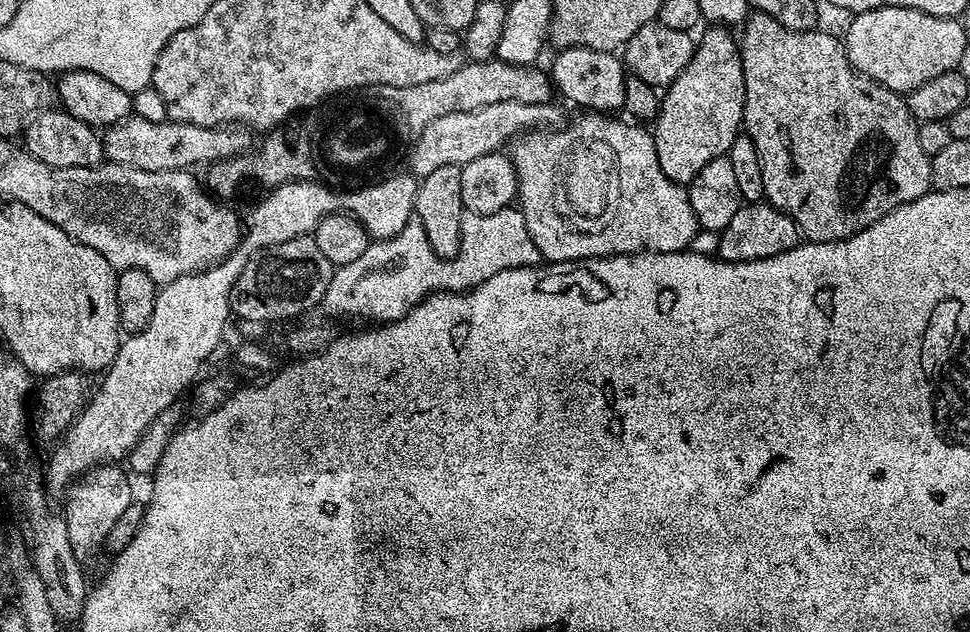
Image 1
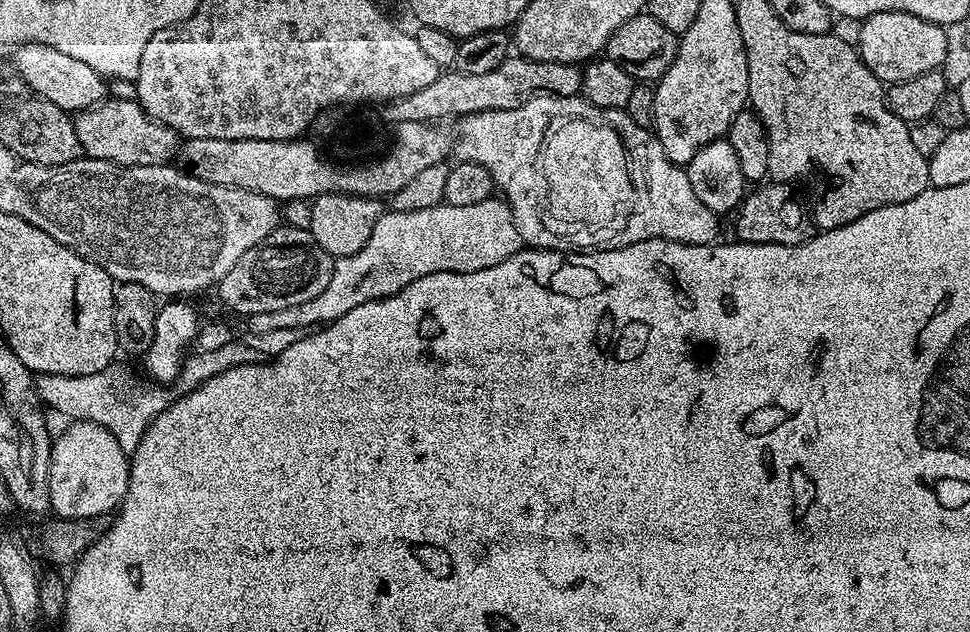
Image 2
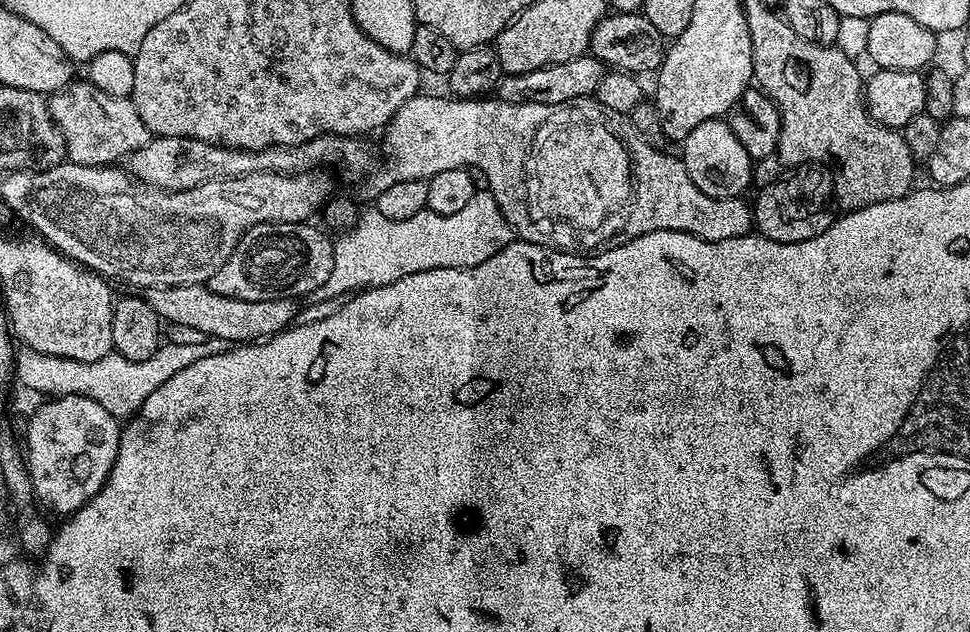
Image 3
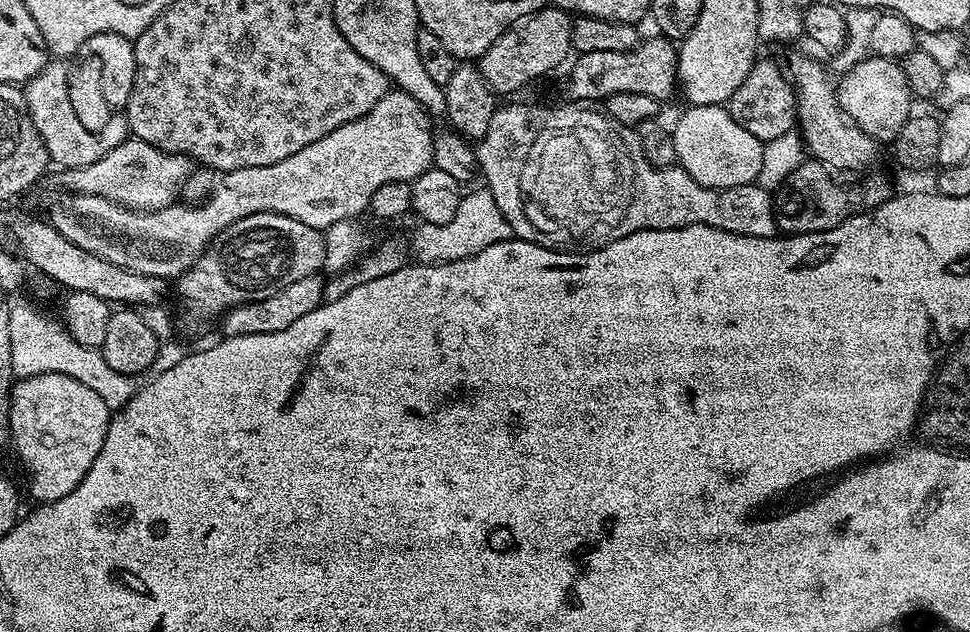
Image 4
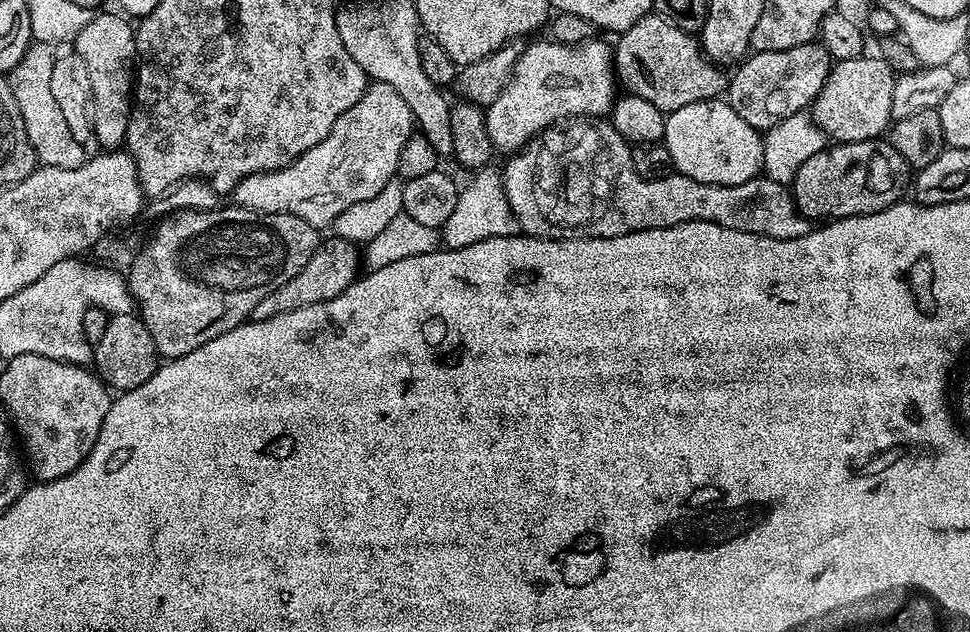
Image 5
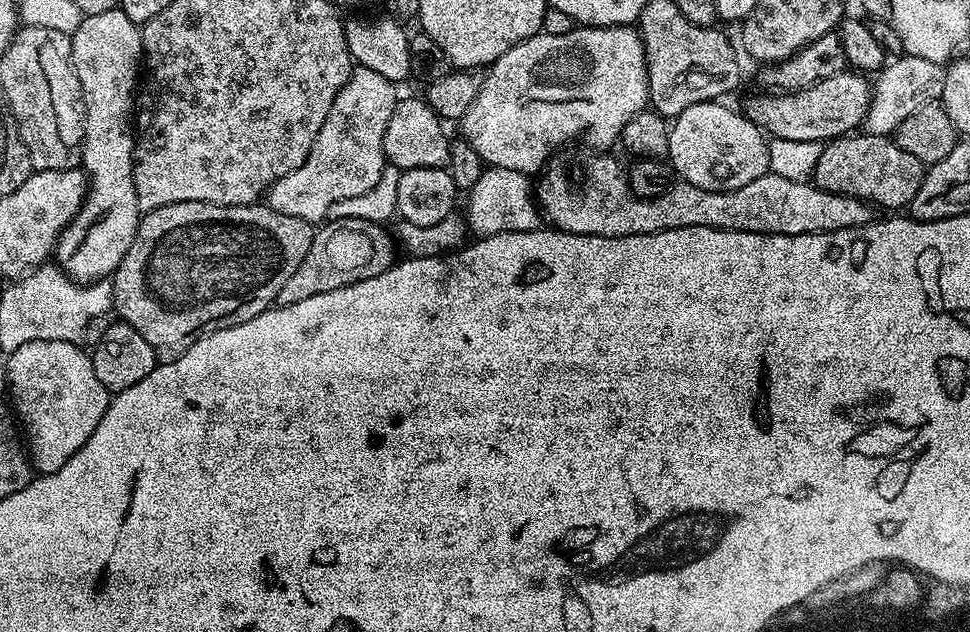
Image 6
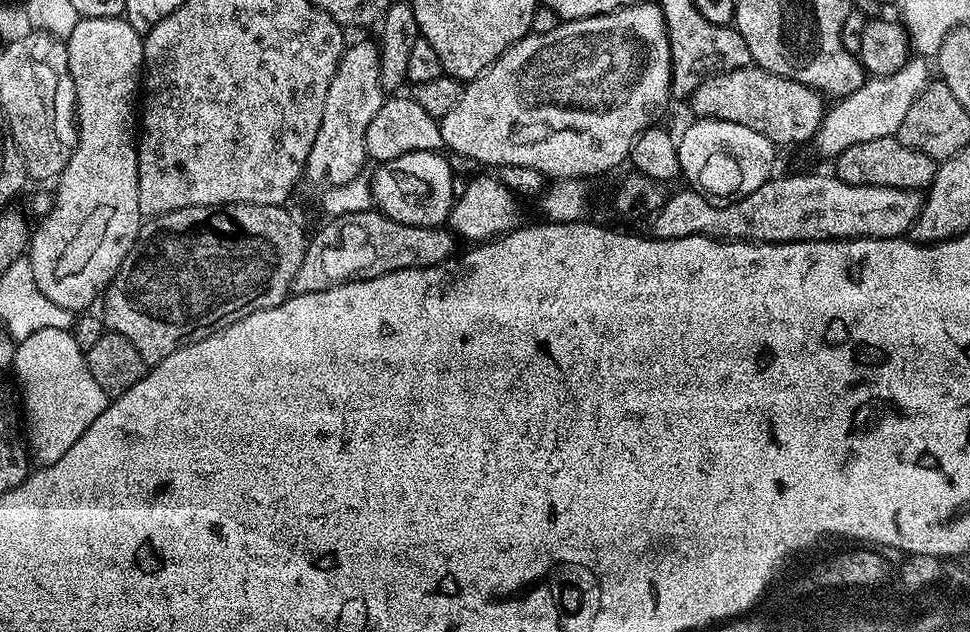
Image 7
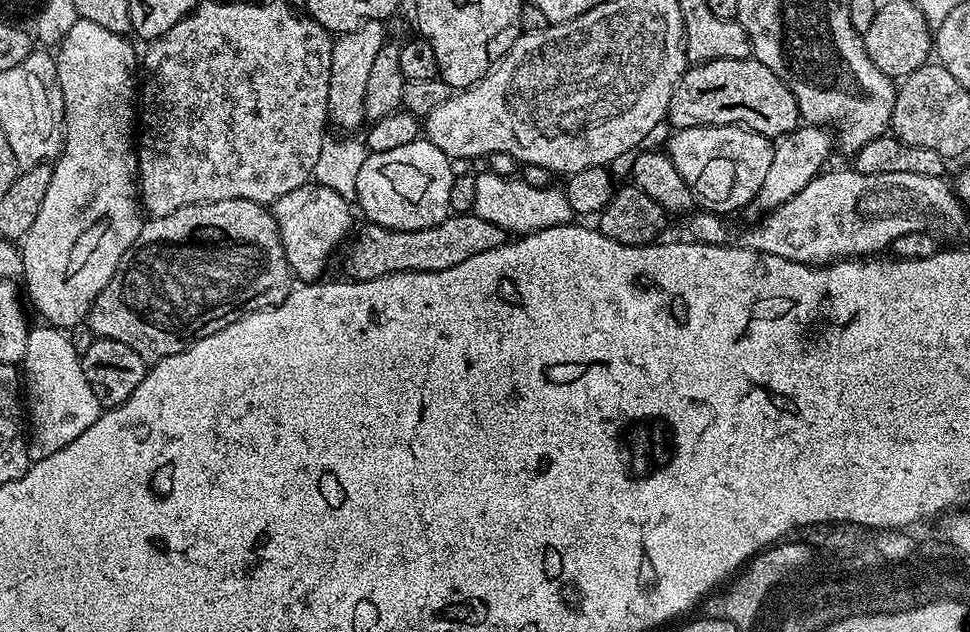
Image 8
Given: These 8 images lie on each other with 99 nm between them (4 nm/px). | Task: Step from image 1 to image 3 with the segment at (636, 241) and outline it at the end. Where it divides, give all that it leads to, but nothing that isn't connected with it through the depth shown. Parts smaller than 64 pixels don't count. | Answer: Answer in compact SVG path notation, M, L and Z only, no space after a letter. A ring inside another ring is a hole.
M417 94L406 102L402 102L402 106L383 129L384 152L388 155L389 164L387 179L389 181L406 179L428 181L434 174L442 174L442 170L454 170L455 168L475 170L484 176L487 191L491 192L493 198L496 199L506 222L519 239L557 250L596 250L601 246L623 244L625 240L633 240L636 236L650 234L654 230L689 232L703 240L738 238L747 236L753 231L752 204L747 199L731 196L719 200L710 198L710 194L702 194L702 190L698 190L698 186L694 186L694 182L690 182L690 174L679 155L667 156L667 151L650 146L650 142L646 142L646 138L642 138L642 134L638 134L638 130L634 130L631 119L625 113L606 110L594 98L571 100L565 104L515 104L514 102L502 102L498 98L453 98L448 94L443 94L444 96L424 95Z

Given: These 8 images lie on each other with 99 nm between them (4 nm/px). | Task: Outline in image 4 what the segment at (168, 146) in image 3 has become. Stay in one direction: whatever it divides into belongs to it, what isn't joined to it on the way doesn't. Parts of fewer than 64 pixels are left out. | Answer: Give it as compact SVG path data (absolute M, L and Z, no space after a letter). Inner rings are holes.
M128 138L123 144L98 158L98 162L71 169L67 173L66 188L70 192L92 192L95 196L121 204L123 208L133 208L136 212L153 212L177 203L179 196L176 195L187 182L192 168L194 169L194 161L191 156L163 152L150 146L150 142Z

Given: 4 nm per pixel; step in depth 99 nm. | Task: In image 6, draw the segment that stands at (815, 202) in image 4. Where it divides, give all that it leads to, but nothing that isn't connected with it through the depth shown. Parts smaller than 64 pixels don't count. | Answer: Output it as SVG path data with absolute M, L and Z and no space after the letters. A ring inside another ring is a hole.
M849 134L823 145L821 157L814 166L810 180L824 192L853 196L877 209L904 210L911 205L914 194L918 194L918 186L922 186L925 171L924 163L914 158L914 154L906 154L906 150L902 150L895 139Z

